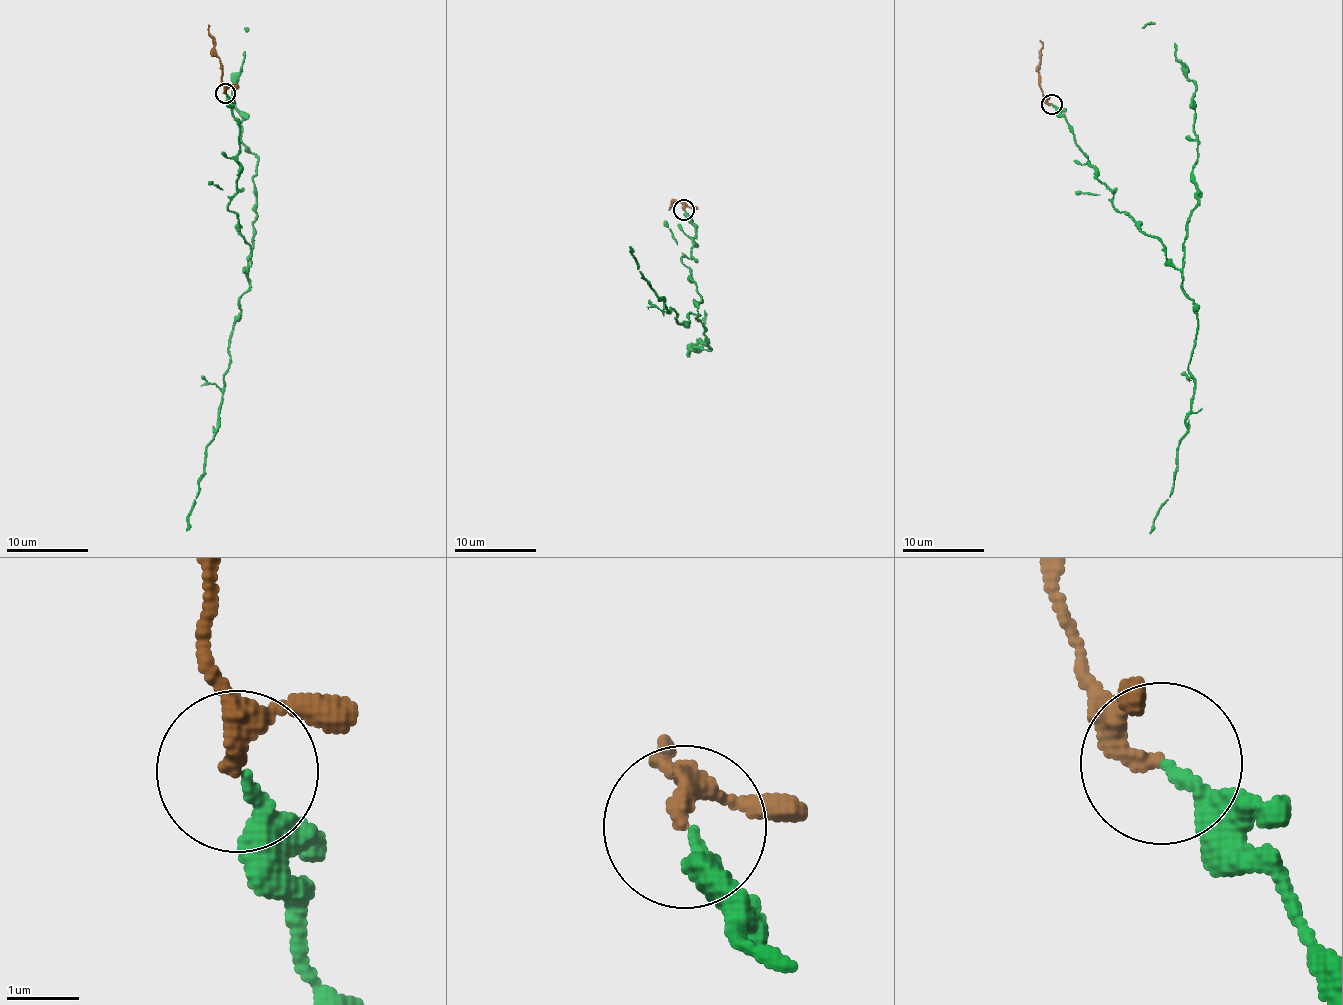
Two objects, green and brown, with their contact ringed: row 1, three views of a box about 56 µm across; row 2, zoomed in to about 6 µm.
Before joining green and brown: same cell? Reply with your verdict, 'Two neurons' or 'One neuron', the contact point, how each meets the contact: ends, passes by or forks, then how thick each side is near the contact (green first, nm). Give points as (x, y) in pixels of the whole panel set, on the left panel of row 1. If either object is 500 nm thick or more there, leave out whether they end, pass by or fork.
One neuron. Place: (225, 93). At the ring green ends. At the ring brown passes by. Thickness 190 nm (green) against 190 nm

